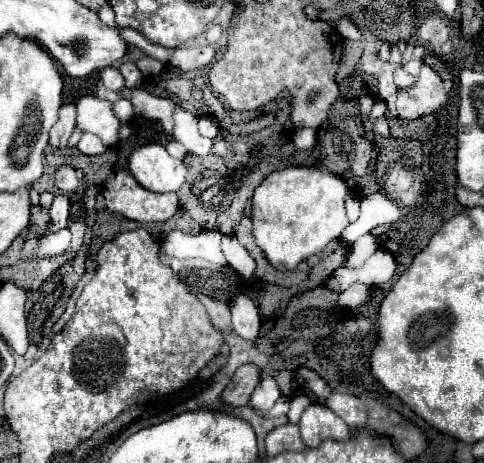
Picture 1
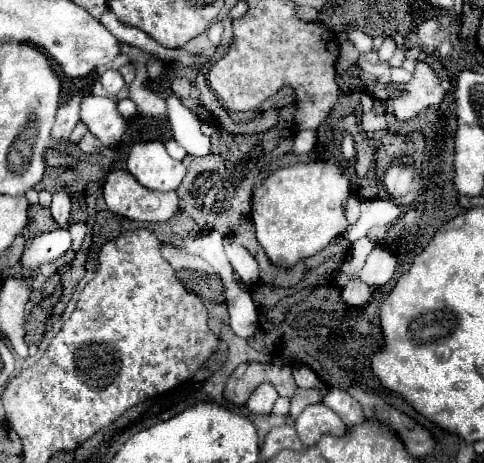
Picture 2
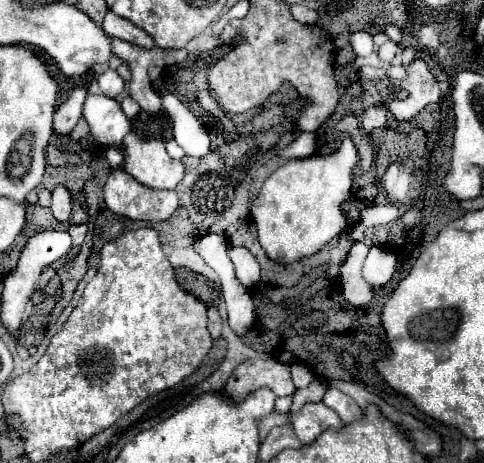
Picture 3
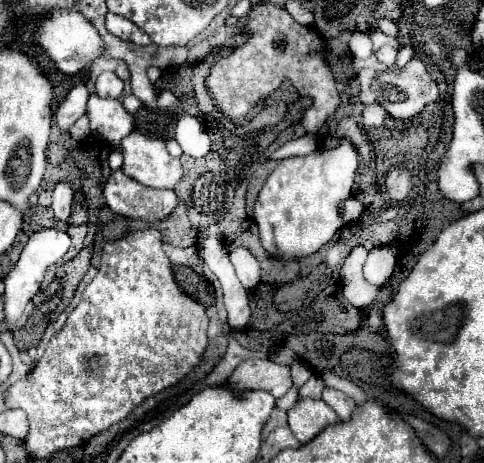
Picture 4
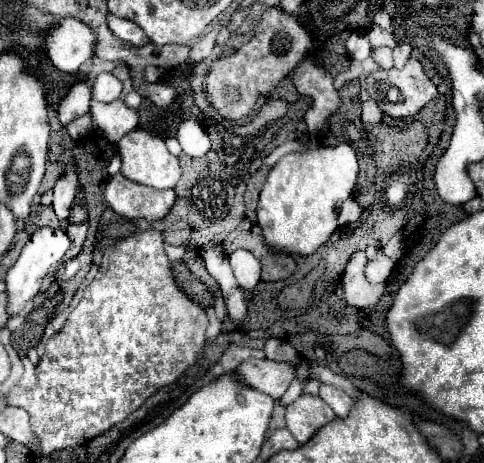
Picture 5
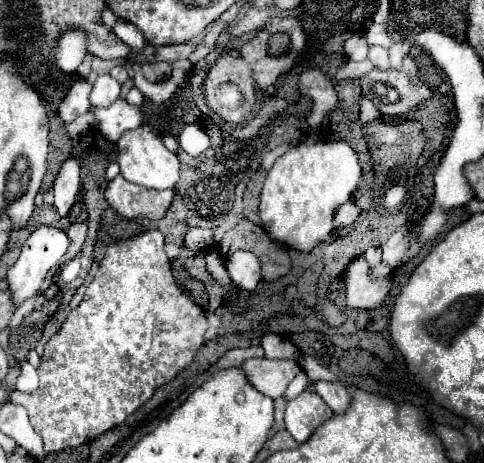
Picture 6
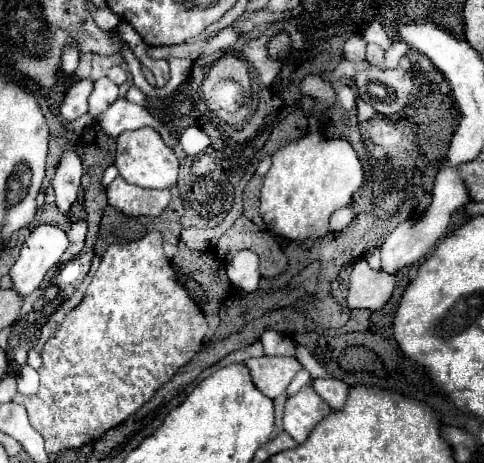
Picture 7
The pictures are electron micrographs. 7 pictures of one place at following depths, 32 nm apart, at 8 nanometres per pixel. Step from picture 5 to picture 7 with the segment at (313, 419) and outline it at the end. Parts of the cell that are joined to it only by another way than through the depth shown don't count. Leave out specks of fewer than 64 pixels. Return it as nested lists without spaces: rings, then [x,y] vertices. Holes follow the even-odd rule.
[[[308,384],[298,394],[288,396],[284,406],[284,432],[298,444],[308,438],[308,432],[330,412],[330,406]]]

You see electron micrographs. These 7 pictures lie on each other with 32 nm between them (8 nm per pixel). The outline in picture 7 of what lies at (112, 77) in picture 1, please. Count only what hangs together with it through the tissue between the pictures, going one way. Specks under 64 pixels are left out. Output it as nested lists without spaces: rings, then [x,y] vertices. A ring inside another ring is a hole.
[[[106,76],[98,78],[88,100],[88,114],[92,118],[98,118],[100,112],[104,112],[116,98],[118,98],[118,86],[110,82]]]

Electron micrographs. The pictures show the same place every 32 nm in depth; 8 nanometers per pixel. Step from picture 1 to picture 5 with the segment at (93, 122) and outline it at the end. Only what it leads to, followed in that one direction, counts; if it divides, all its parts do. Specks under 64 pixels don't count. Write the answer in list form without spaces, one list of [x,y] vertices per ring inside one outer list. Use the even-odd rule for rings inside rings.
[[[114,100],[110,104],[92,102],[90,114],[94,118],[94,128],[100,130],[112,144],[116,144],[126,132],[134,130],[140,122],[138,110],[130,108],[124,100]]]

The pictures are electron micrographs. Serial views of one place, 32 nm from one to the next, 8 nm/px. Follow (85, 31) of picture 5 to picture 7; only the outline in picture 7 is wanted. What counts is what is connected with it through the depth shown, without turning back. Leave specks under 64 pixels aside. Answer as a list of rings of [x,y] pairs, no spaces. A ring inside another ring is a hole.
[[[72,40],[70,44],[66,44],[64,54],[62,54],[62,68],[68,76],[74,74],[76,66],[78,66],[78,58],[80,58],[80,54],[78,54],[78,48],[76,48],[76,40]]]

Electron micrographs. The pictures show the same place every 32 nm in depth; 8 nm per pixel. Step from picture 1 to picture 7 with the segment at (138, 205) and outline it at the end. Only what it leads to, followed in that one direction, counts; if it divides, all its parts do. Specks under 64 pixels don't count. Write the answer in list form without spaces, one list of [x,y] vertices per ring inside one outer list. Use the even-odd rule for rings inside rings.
[[[124,178],[116,180],[106,190],[108,204],[128,216],[152,216],[156,218],[170,202],[170,190],[148,190],[128,184]]]

